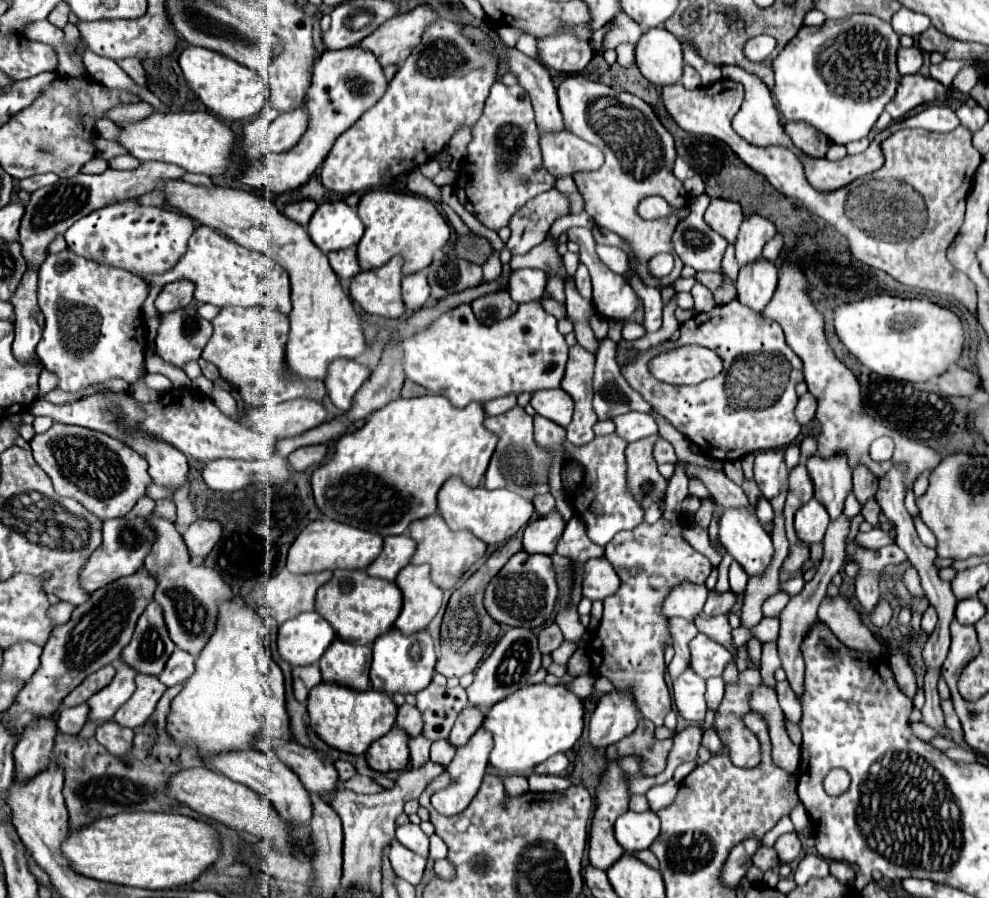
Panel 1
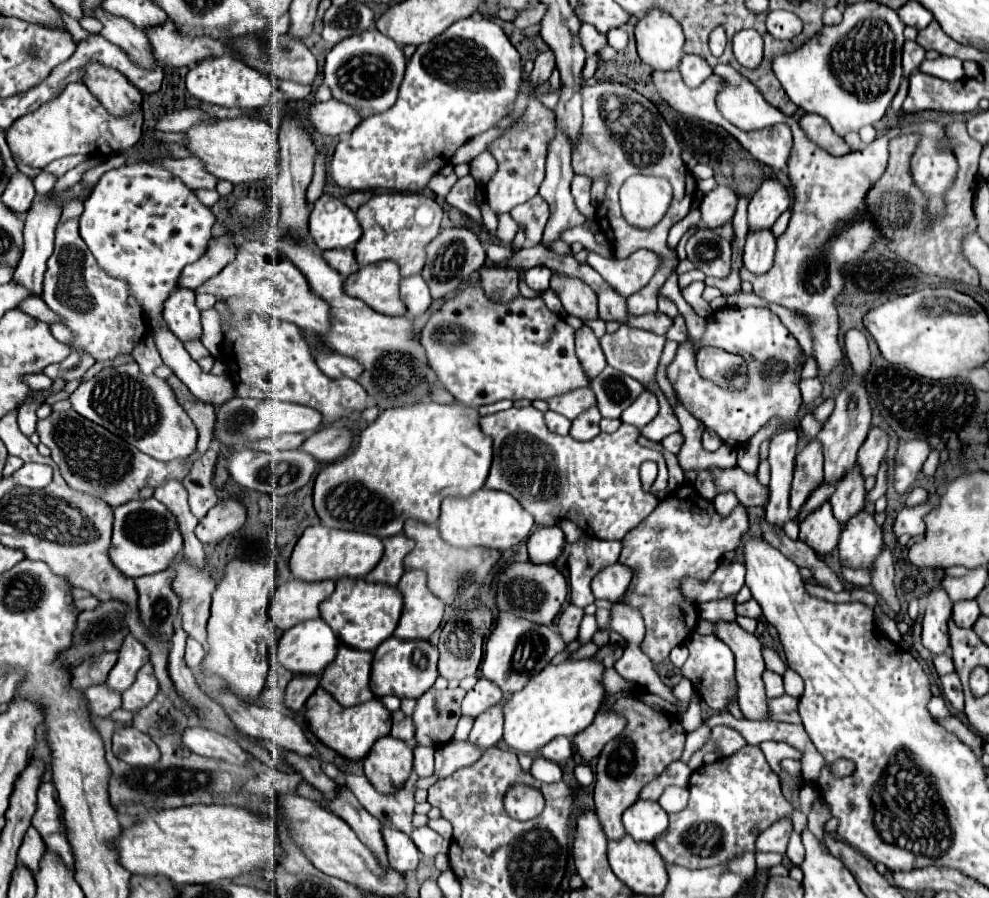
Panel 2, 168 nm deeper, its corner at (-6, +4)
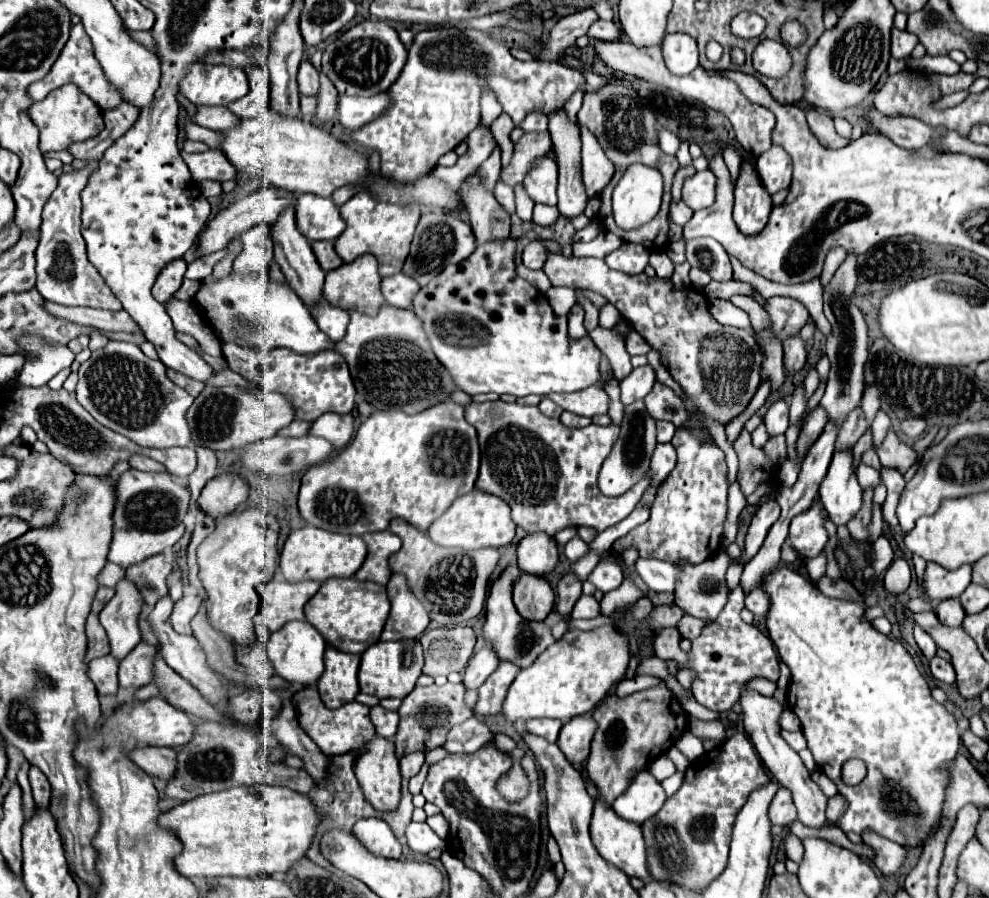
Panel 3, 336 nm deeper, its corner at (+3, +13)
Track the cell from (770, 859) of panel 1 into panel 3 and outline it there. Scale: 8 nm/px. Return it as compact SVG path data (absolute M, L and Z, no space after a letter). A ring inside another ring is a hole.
M781 788L775 794L775 800L771 800L769 806L769 820L773 826L787 826L797 818L797 810L791 798L791 792L787 788Z

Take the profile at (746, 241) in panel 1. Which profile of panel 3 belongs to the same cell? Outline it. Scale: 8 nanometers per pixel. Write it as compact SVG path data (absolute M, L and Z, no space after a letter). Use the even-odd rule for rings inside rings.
M771 146L759 156L759 180L769 194L789 188L791 184L791 158L783 148Z

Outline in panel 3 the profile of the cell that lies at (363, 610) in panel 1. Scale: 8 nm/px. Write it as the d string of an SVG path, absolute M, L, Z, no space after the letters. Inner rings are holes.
M329 578L321 584L319 592L307 602L307 620L323 634L325 642L341 652L361 654L361 648L375 644L383 632L383 624L389 616L389 596L385 586L375 582L359 582L355 578Z

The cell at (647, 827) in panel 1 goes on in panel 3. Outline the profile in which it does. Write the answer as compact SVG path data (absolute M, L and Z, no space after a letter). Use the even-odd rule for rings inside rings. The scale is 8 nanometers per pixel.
M643 770L633 778L631 786L613 802L613 810L623 820L643 824L661 810L665 800L667 796L661 784L647 770Z

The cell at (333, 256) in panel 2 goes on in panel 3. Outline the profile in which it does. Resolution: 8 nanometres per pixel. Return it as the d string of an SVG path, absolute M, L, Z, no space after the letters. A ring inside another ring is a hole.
M331 240L311 242L311 248L313 248L313 252L315 252L315 256L317 256L317 260L319 260L319 264L321 264L321 268L323 268L325 272L335 270L335 268L339 268L339 266L343 264L343 260L337 256L335 244L333 244Z

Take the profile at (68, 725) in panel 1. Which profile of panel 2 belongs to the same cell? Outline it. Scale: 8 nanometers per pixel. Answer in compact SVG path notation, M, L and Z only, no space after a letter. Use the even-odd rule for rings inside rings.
M100 683L100 685L90 685L86 691L84 691L86 699L88 699L88 709L92 715L98 715L98 717L106 717L110 715L112 711L120 709L122 707L122 697L120 693L108 689L106 683Z

